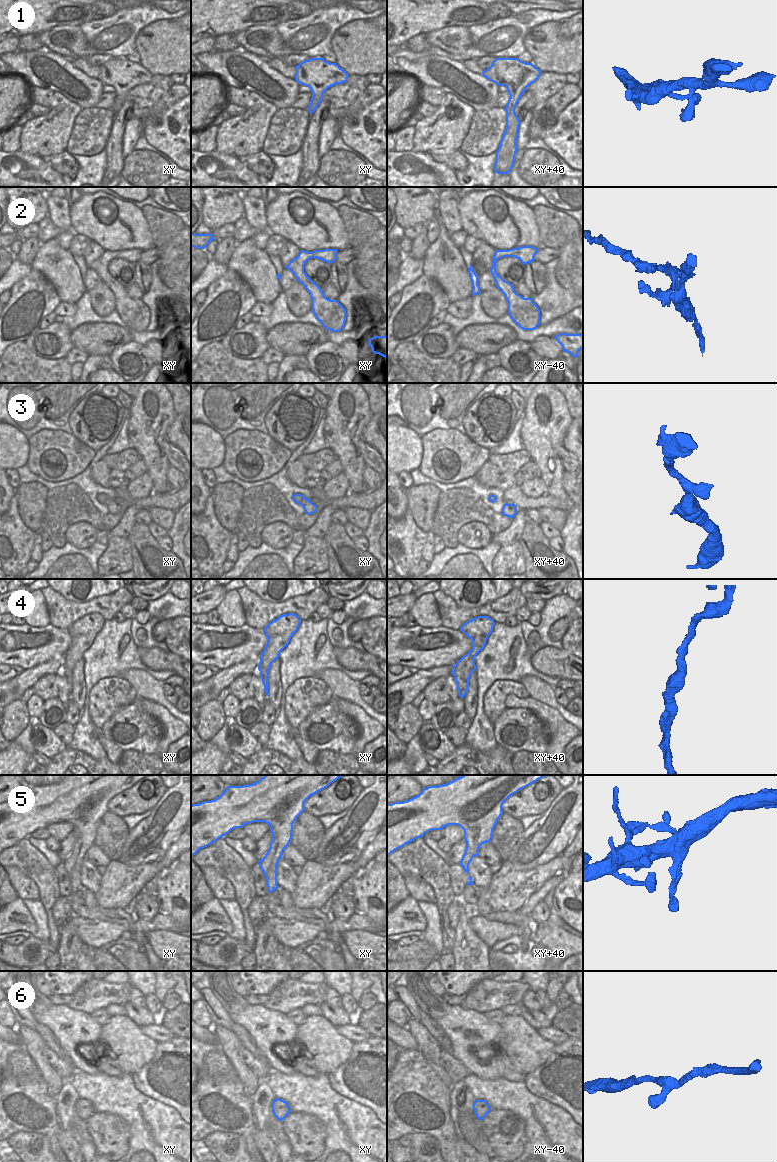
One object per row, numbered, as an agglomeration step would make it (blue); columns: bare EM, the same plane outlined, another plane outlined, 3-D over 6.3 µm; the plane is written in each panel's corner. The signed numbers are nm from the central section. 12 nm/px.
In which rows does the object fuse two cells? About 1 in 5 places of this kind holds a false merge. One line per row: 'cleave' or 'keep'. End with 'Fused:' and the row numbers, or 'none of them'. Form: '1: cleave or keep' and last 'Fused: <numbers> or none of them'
1: keep
2: keep
3: keep
4: keep
5: keep
6: keep
Fused: none of them

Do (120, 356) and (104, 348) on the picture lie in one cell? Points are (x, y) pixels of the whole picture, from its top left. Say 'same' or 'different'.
different

